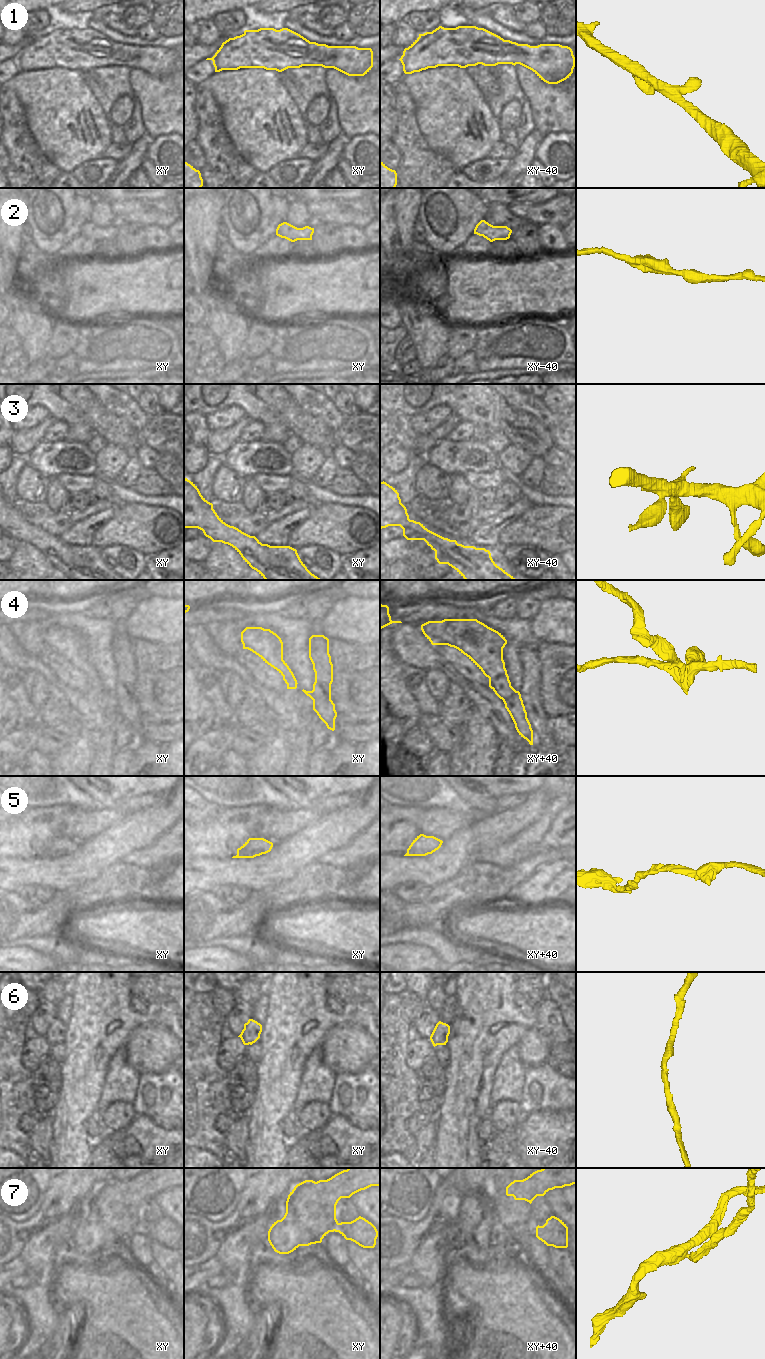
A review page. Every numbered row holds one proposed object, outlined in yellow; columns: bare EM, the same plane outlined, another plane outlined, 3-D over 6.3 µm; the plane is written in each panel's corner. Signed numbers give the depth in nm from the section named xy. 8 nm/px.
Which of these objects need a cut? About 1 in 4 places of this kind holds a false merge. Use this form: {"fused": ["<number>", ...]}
{"fused": ["4", "7"]}

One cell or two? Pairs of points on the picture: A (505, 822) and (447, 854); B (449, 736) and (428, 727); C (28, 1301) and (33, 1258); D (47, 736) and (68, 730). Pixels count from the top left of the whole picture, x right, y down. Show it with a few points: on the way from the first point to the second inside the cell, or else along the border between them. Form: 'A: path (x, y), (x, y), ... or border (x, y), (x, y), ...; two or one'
A: path (491, 831), (461, 851); one
B: path (444, 736), (441, 736), (433, 728); one
C: border (39, 1278), (50, 1283); two
D: path (52, 736), (58, 736), (63, 733); one

